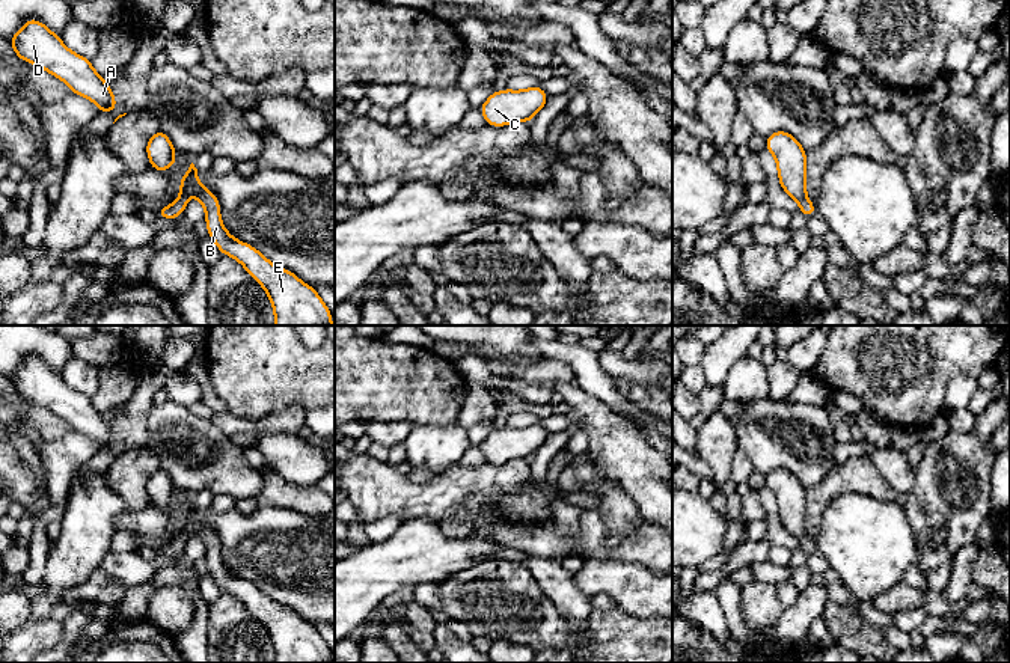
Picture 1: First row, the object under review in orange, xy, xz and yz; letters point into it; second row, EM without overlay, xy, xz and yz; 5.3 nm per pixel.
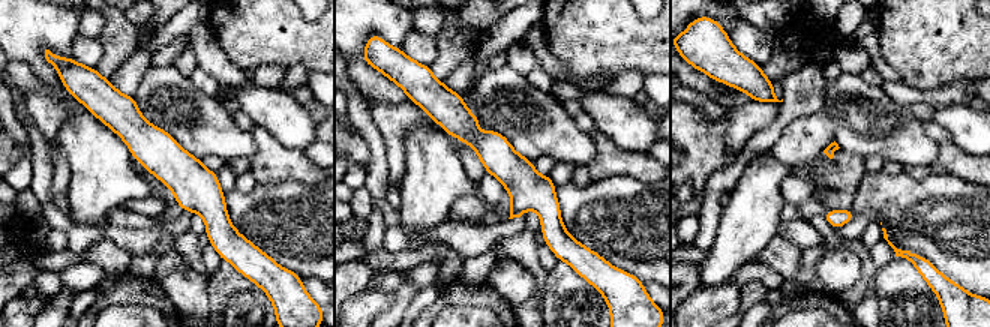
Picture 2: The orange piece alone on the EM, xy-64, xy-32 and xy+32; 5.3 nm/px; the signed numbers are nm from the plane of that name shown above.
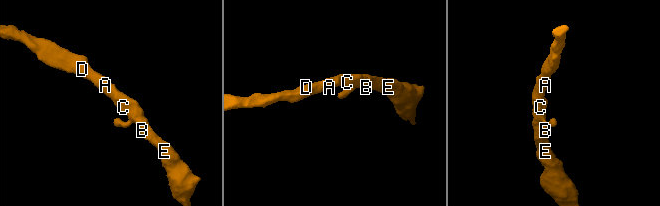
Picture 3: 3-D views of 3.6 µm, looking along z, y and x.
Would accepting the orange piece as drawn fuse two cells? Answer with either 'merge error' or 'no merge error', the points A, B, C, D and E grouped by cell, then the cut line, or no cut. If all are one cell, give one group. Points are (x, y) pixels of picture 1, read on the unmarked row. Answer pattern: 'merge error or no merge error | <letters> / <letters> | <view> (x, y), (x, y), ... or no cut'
no merge error | A B C D E | no cut

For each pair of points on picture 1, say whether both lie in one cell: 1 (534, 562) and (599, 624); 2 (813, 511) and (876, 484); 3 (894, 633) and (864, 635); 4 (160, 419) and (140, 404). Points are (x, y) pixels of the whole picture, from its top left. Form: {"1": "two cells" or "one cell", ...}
{"1": "two cells", "2": "one cell", "3": "two cells", "4": "two cells"}

